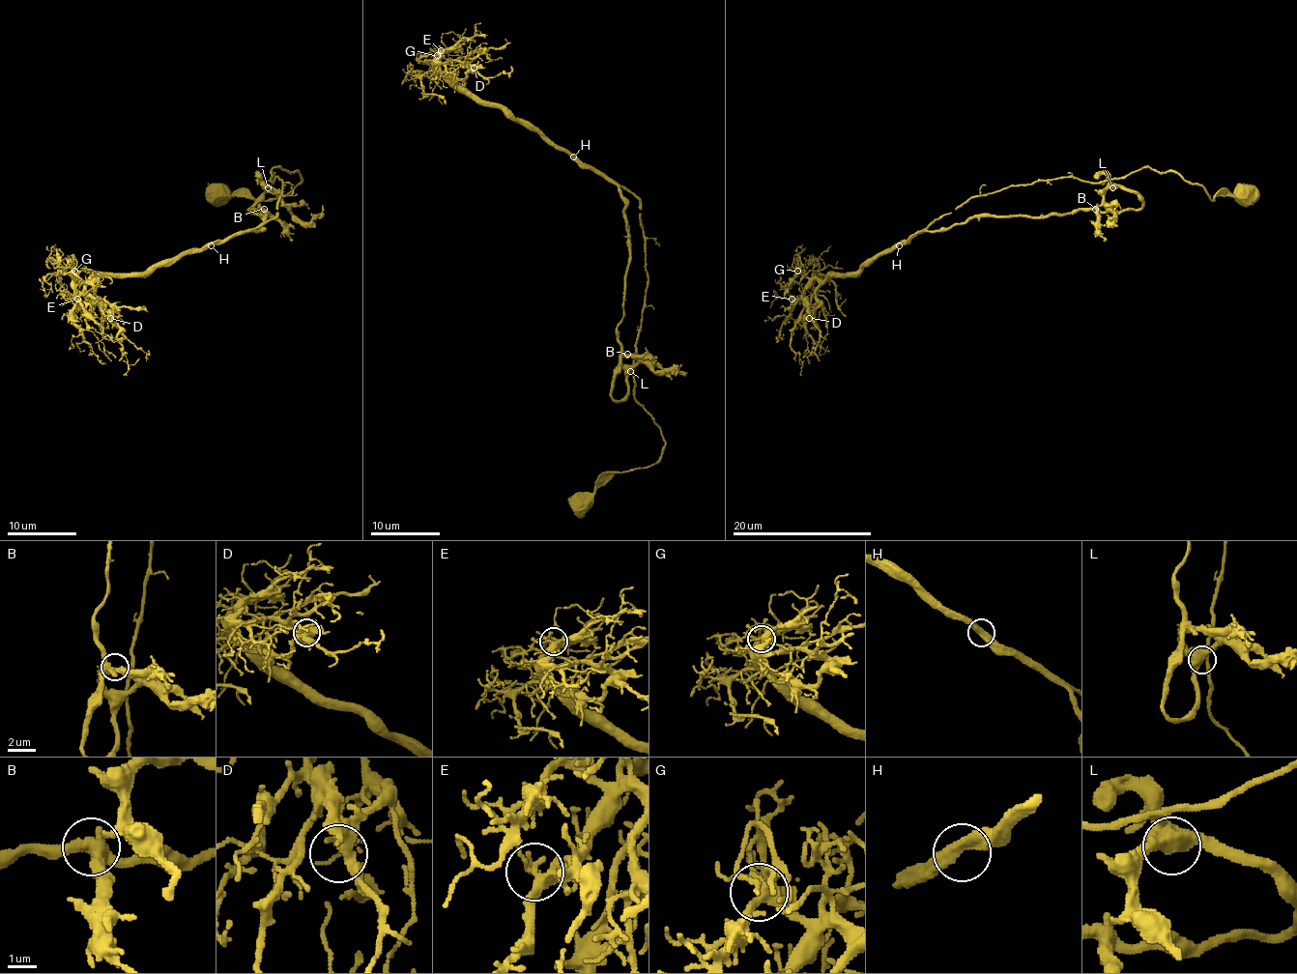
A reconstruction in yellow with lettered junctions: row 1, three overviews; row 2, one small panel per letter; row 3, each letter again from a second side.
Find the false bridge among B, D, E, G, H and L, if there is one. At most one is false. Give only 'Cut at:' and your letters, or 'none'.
Cut at: none

